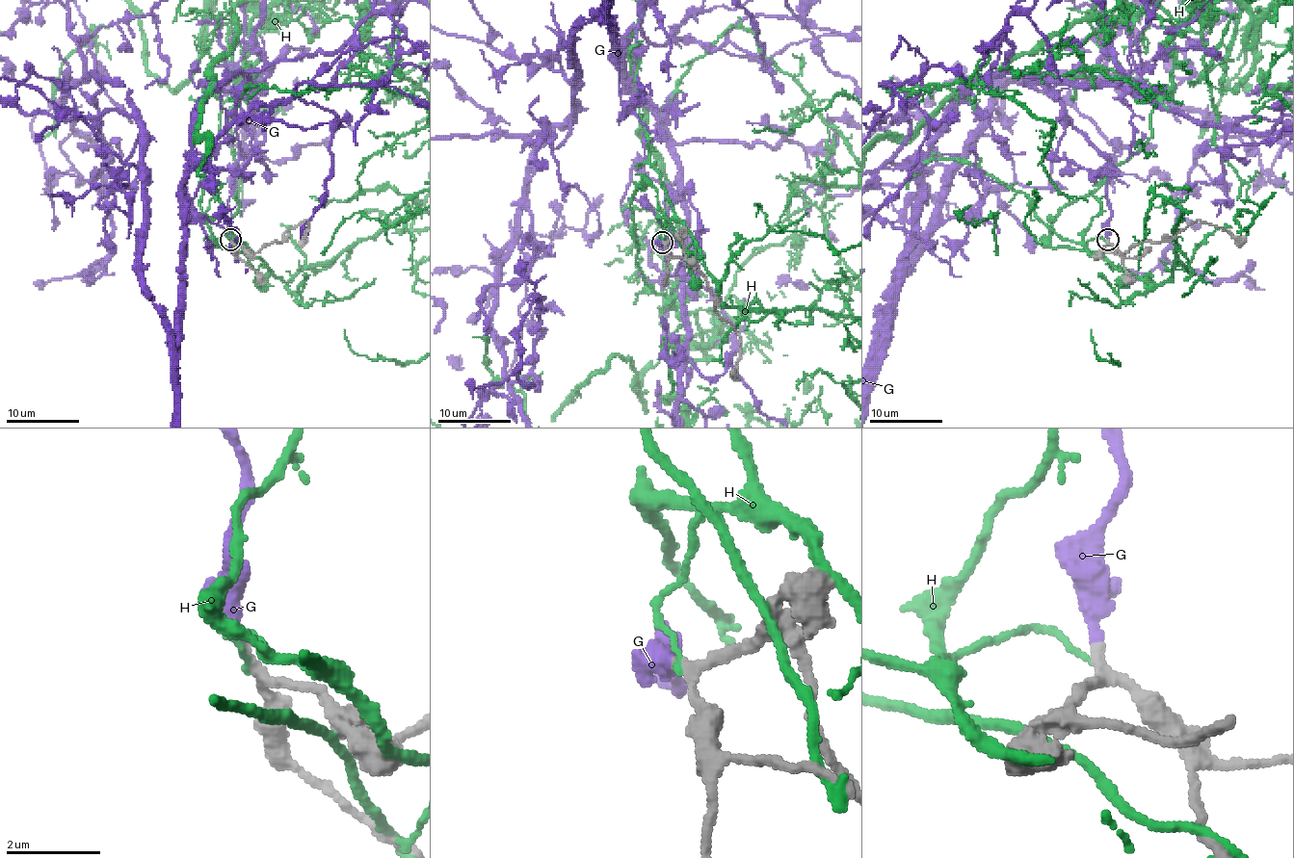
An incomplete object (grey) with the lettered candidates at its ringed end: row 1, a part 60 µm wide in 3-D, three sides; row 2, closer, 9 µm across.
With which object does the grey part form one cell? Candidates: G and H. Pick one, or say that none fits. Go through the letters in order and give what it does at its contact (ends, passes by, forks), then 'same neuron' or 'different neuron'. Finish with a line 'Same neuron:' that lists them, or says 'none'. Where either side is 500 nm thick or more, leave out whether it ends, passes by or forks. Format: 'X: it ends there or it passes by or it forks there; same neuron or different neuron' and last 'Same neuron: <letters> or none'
G: it ends there; same neuron
H: it ends there; different neuron
Same neuron: G

